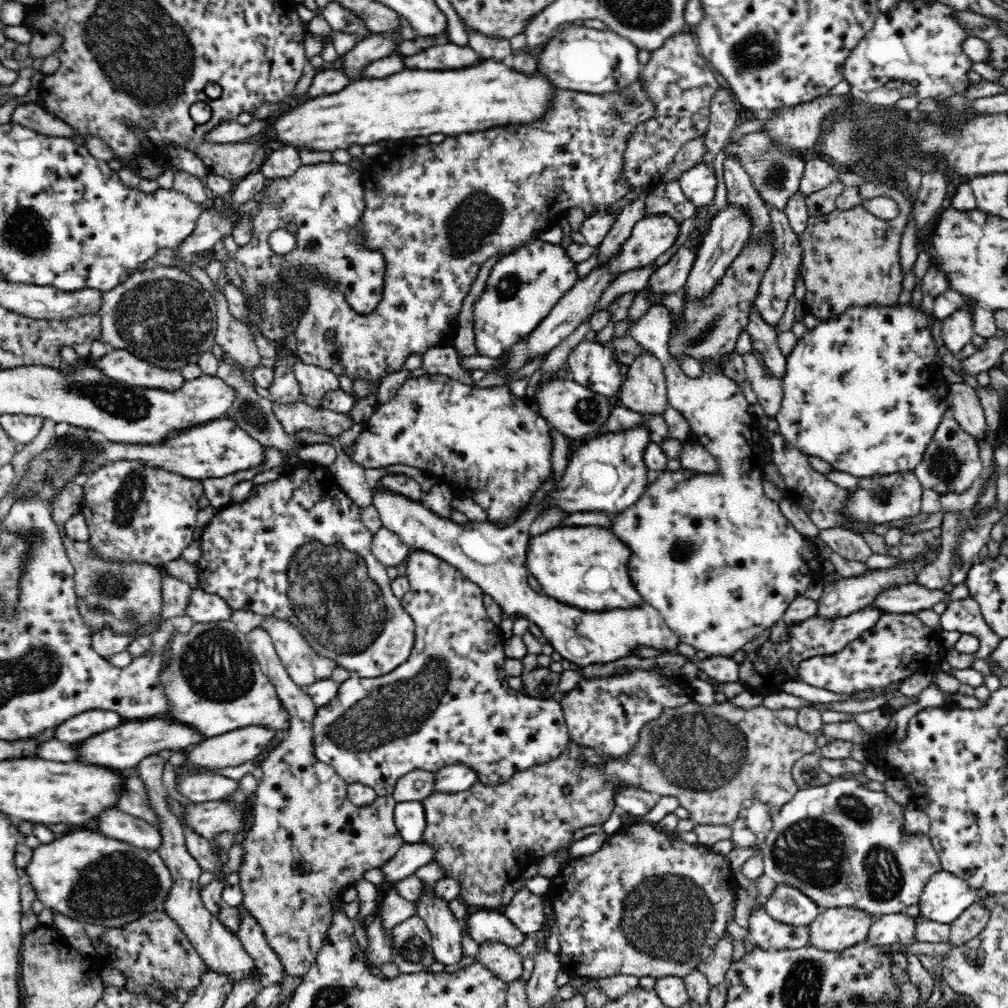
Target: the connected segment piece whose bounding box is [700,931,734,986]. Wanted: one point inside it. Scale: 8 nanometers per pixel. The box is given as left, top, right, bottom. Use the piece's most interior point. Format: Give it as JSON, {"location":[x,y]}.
{"location":[718,963]}

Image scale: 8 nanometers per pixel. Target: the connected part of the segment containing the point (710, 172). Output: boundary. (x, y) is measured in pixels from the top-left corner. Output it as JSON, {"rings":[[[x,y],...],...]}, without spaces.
{"rings":[[[697,164],[683,172],[678,182],[686,198],[697,208],[713,204],[718,178],[712,165]]]}

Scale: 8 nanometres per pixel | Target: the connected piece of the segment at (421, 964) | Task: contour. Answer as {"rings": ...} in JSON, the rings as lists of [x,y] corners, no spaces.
{"rings":[[[416,914],[392,929],[392,962],[402,973],[425,971],[435,963],[432,937],[426,923]]]}

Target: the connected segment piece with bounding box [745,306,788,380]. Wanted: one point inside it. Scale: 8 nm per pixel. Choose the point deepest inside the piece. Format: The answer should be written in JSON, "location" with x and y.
{"location":[763,335]}

